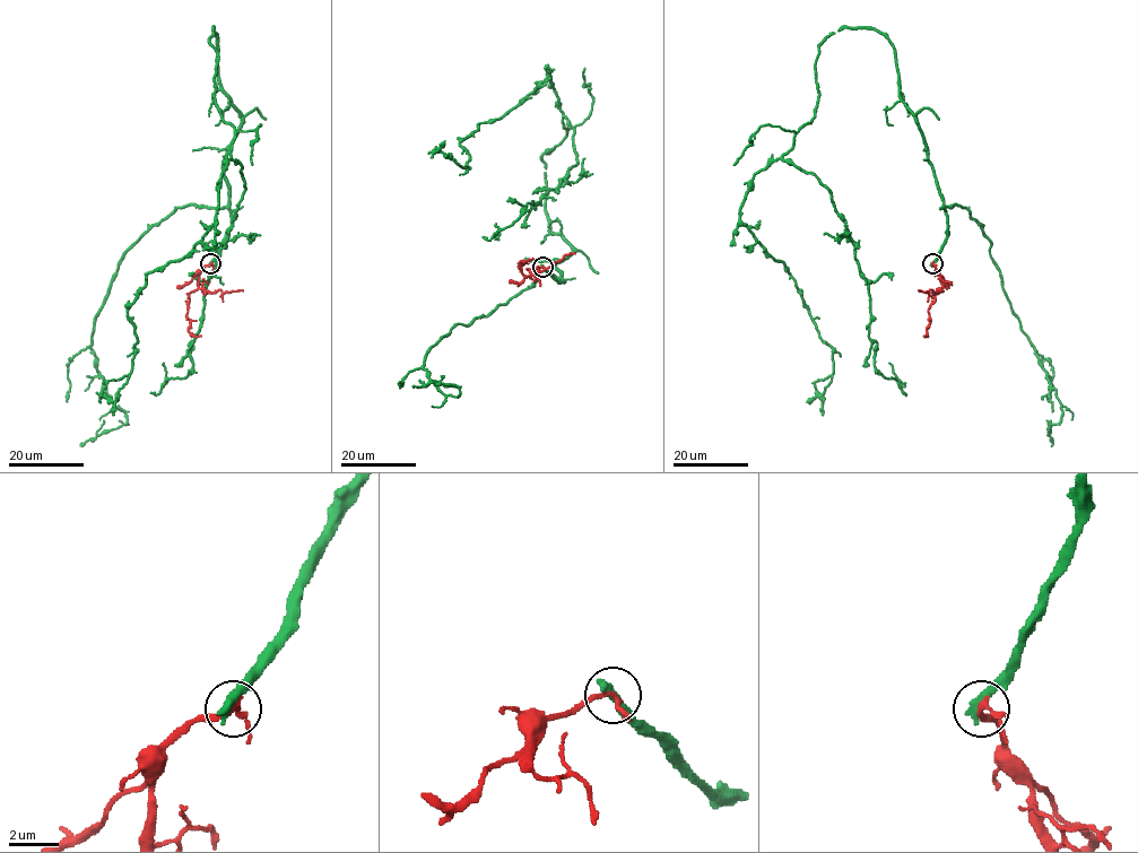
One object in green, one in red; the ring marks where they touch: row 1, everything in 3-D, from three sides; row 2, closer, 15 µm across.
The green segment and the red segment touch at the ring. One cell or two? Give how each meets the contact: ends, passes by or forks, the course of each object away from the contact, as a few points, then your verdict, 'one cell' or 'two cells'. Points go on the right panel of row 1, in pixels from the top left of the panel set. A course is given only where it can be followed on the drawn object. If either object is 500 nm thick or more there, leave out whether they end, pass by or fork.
green ends | red passes by | green via (932, 264), (947, 211), (893, 45), (840, 27), (818, 46), (813, 119), (740, 209), (833, 349), (807, 402) | red via (932, 264), (940, 276), (941, 290), (928, 310), (930, 323), (924, 334) | two cells

